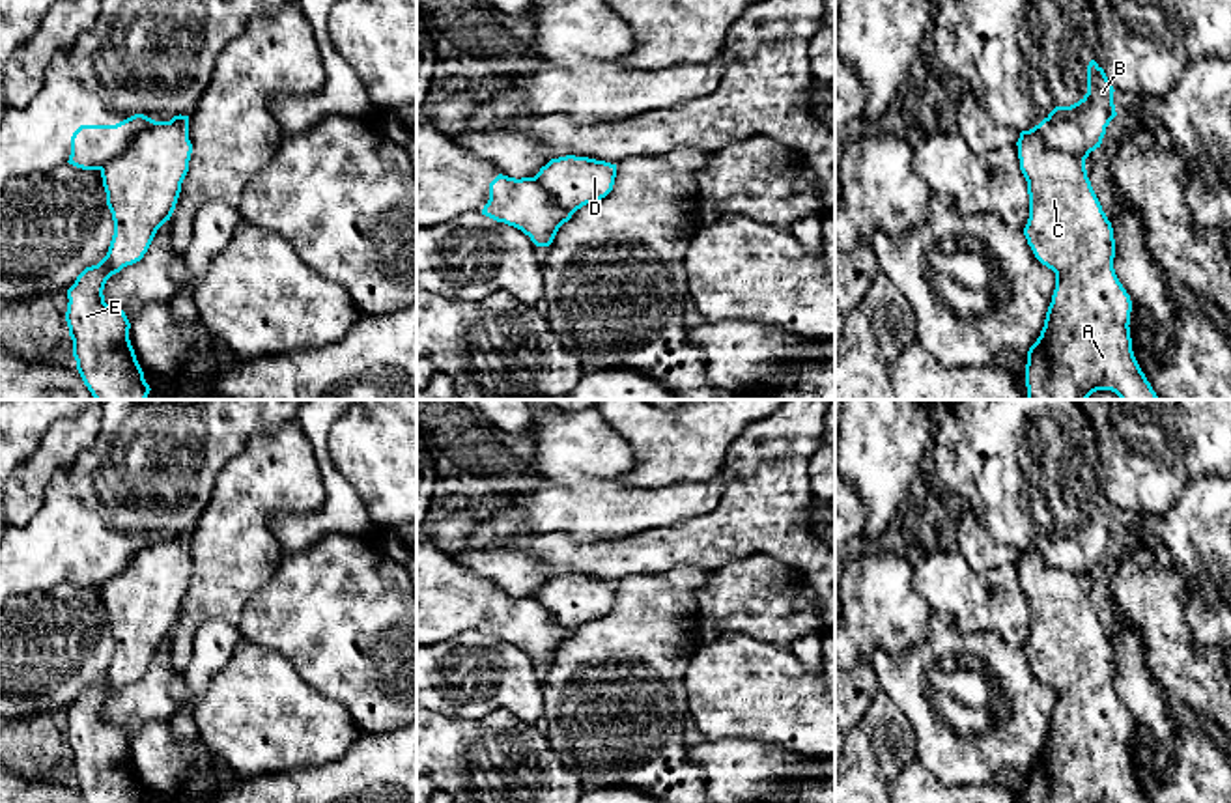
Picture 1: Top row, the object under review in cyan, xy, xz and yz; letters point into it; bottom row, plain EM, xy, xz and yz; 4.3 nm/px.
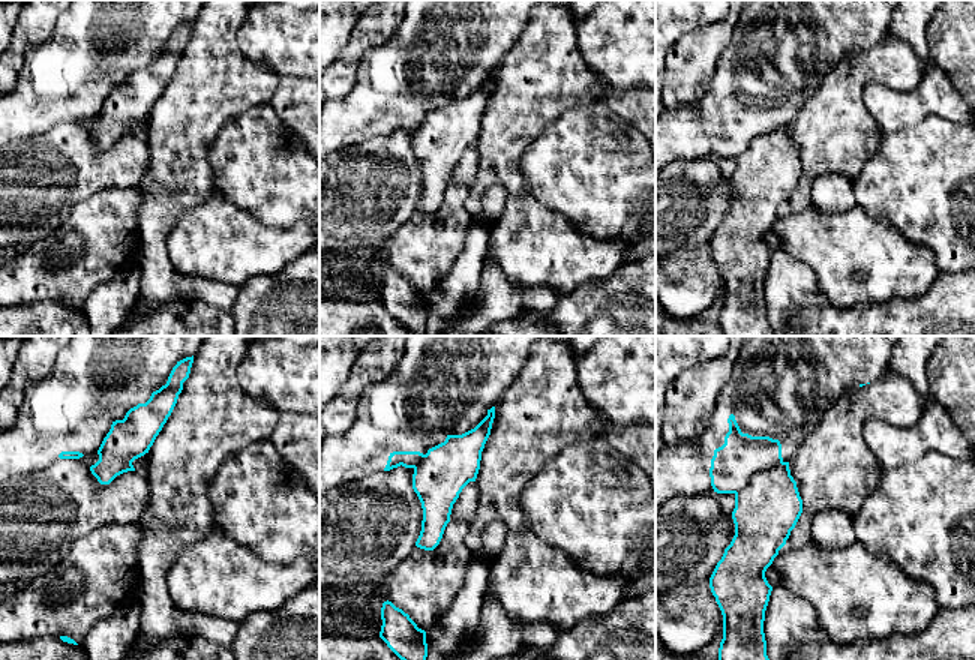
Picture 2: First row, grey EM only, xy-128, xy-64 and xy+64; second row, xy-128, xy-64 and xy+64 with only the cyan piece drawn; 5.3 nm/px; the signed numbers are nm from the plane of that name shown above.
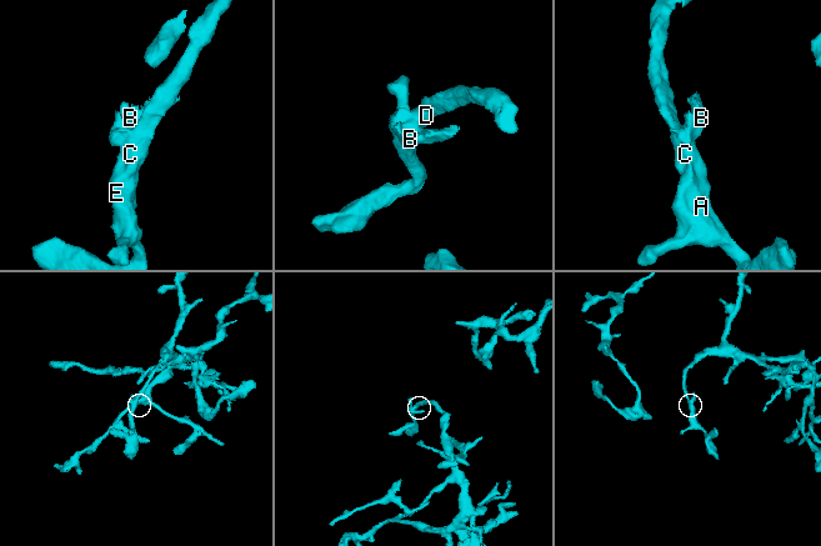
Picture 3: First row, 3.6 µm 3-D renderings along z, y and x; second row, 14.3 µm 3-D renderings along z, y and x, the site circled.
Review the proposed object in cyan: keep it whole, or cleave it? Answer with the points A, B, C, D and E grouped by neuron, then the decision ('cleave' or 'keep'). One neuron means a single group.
groups A C D E / B; cleave

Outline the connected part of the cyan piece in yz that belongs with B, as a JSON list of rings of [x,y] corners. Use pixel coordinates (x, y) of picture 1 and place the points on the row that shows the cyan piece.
[[[1091,60],[1087,93],[1070,106],[1055,106],[1029,131],[1037,133],[1048,149],[1085,161],[1091,151],[1100,148],[1106,127],[1117,116],[1113,92],[1104,69]]]

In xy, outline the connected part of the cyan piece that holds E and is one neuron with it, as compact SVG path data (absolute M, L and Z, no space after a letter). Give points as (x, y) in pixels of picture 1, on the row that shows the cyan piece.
M179 114L170 121L148 121L125 151L101 170L114 235L106 256L97 265L86 267L67 289L65 312L77 370L95 400L146 400L151 390L129 340L131 323L123 310L105 303L103 289L112 275L144 258L157 230L170 220L189 172L191 153L189 116Z

